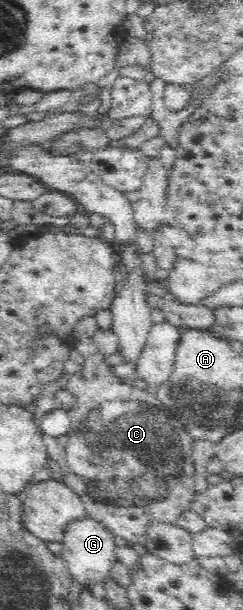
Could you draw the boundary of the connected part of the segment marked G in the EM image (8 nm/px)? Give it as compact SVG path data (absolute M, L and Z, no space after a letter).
M85 512L82 517L71 518L66 523L61 541L63 544L61 557L67 561L71 575L84 587L87 586L89 580L104 582L109 577L110 570L118 561L114 537L113 530L109 529L100 518L89 512Z

